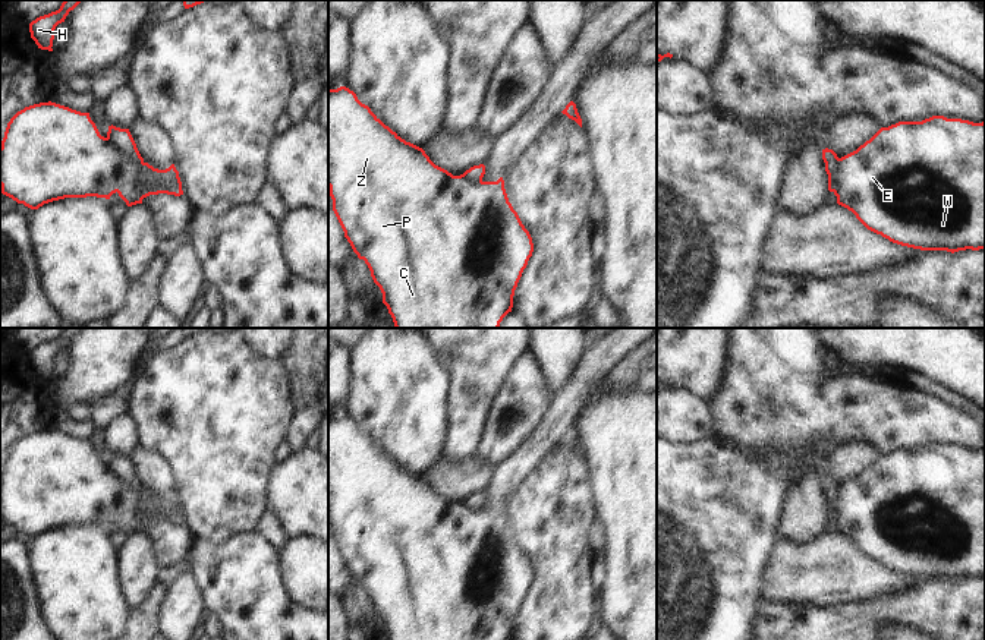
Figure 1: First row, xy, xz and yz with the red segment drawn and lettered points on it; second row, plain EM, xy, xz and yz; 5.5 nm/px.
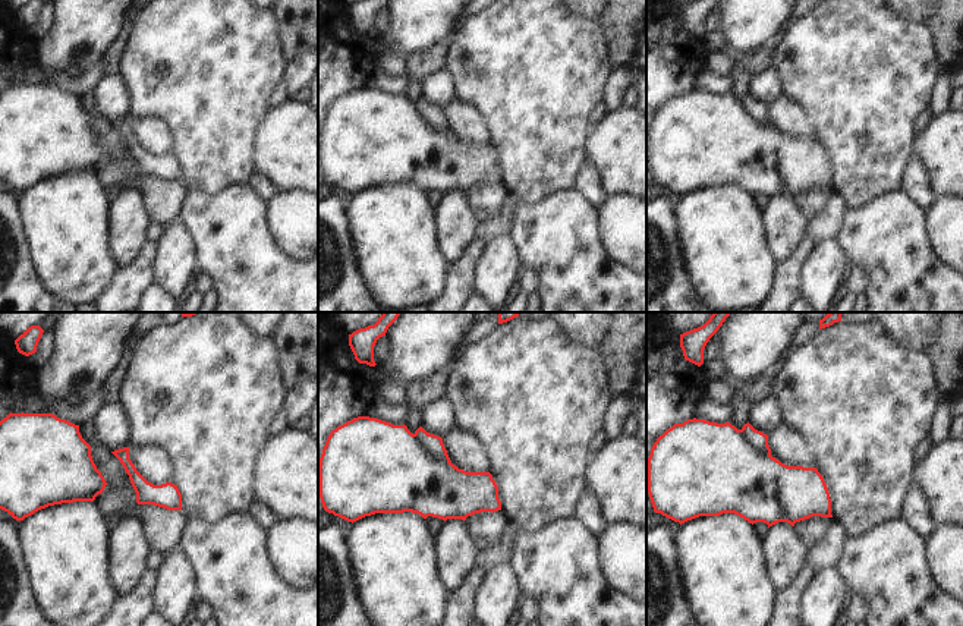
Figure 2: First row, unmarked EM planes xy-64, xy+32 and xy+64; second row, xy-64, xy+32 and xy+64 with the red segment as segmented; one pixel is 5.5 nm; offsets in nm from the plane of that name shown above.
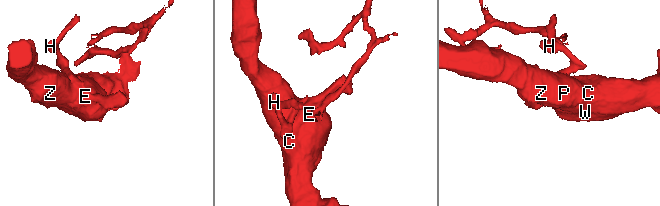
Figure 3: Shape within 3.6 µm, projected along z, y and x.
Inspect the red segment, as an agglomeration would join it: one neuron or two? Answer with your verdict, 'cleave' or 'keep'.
cleave

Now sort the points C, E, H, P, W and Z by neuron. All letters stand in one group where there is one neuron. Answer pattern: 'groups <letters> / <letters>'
groups C E P W Z / H

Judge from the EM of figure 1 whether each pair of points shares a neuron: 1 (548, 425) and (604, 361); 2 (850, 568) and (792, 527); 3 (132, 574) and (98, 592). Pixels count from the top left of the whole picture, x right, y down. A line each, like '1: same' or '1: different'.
1: same
2: different
3: different

